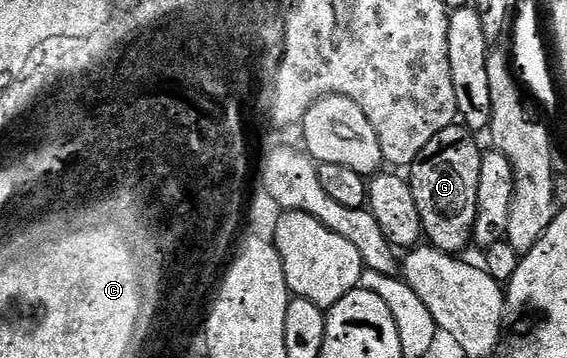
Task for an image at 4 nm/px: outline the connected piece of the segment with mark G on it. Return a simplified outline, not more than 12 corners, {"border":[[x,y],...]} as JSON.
{"border":[[456,124],[409,167],[423,238],[462,255],[484,151]]}

